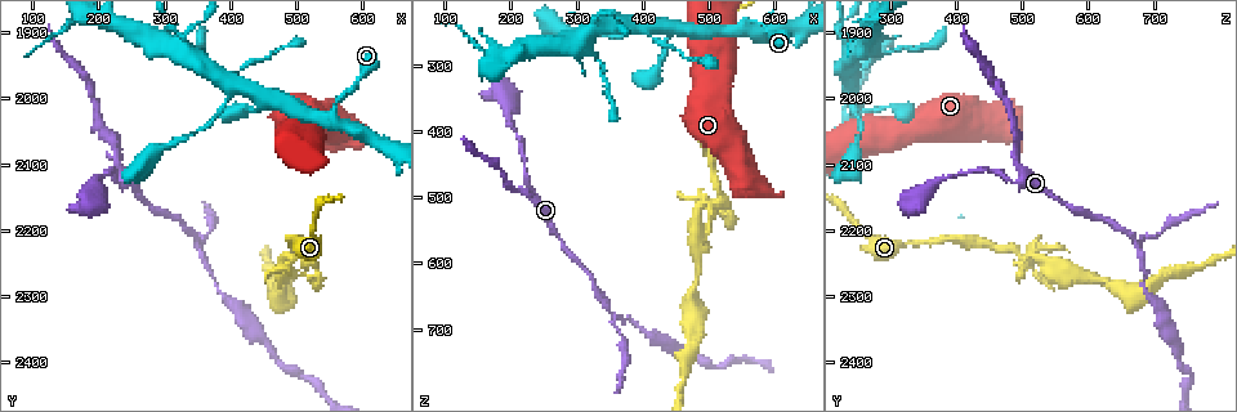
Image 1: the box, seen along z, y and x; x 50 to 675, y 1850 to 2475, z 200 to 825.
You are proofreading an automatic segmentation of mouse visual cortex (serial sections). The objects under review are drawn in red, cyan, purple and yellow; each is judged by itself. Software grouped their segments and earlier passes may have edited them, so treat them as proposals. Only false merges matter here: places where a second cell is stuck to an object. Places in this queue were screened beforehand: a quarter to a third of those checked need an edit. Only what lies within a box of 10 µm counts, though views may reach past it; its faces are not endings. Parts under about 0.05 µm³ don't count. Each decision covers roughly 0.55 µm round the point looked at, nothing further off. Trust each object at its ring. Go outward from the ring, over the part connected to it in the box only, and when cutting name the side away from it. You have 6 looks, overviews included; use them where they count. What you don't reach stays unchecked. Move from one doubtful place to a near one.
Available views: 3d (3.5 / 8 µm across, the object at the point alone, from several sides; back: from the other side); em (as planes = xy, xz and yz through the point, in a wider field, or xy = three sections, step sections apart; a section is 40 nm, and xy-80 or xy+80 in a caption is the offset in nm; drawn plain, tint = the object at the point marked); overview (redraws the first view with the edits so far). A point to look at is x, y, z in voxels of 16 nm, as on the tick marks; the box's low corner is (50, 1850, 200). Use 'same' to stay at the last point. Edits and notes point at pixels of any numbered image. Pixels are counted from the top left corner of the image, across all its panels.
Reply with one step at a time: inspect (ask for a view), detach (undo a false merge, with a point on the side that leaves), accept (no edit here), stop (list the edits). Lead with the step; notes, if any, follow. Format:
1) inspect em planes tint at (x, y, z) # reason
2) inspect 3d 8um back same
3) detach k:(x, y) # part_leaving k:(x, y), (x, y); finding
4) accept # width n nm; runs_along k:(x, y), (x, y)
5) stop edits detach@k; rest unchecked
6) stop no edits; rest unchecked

inspect 3d 3.5um at (545, 2030, 455) # abrupt turn

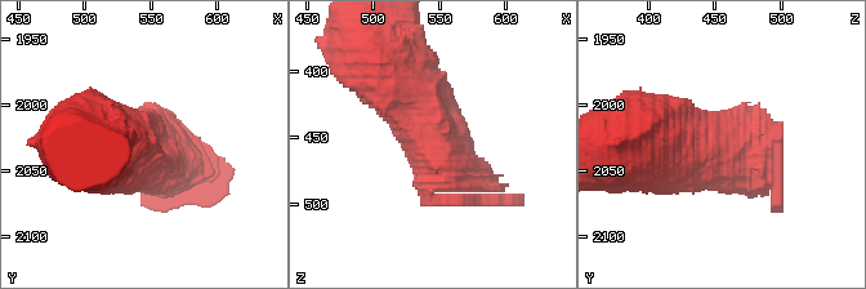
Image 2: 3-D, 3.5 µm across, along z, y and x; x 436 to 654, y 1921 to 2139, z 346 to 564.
accept # runs_along 2:(371, 59), (446, 199); all the same cell

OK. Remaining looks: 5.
inspect 3d 8um at (520, 2245, 500) # abrupt turn

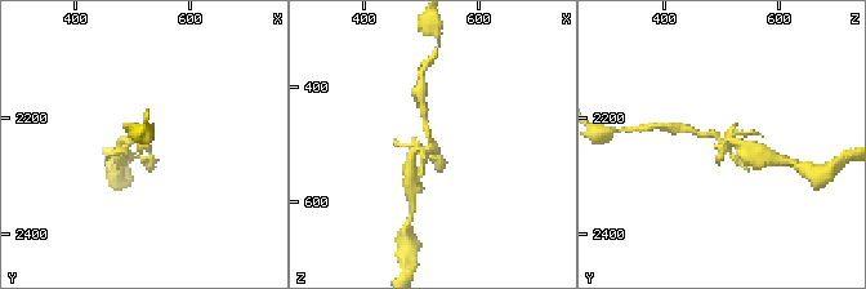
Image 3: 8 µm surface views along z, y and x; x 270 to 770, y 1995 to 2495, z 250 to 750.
inspect 3d 3.5um same # closer look

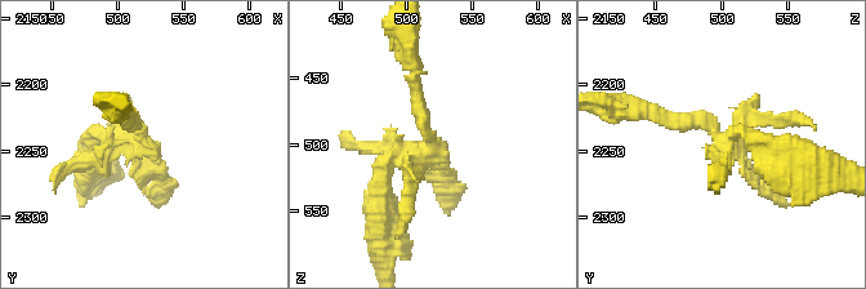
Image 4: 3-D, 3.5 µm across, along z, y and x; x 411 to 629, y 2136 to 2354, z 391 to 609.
detach 4:(717, 159) # part_leaving 4:(719, 139), (746, 132), (799, 163); two cells meet here

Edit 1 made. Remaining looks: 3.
inspect 3d 8um at (345, 2220, 670) # three-way junction

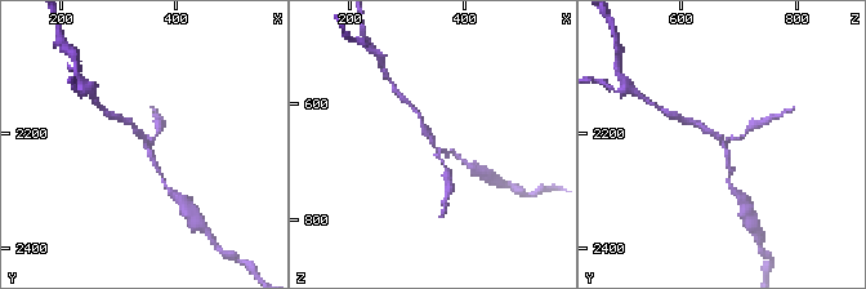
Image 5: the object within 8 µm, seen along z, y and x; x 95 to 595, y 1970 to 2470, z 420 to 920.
inspect 3d 3.5um same

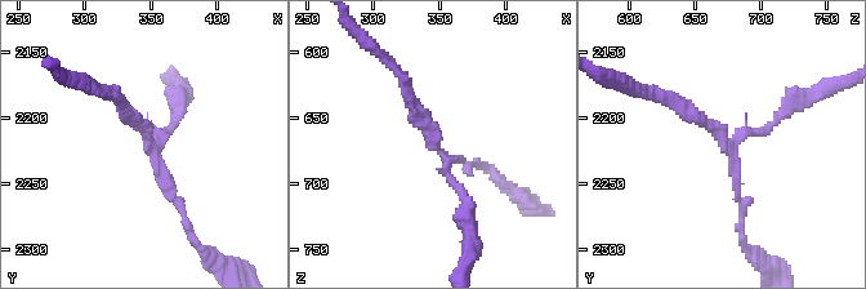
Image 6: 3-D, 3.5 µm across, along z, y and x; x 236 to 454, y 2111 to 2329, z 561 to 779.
accept # arm_widths 100, 150, 150 nm; runs_along 6:(664, 97), (732, 152), (742, 216); one cell here

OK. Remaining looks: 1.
stop edits detach@4; rest unchecked

